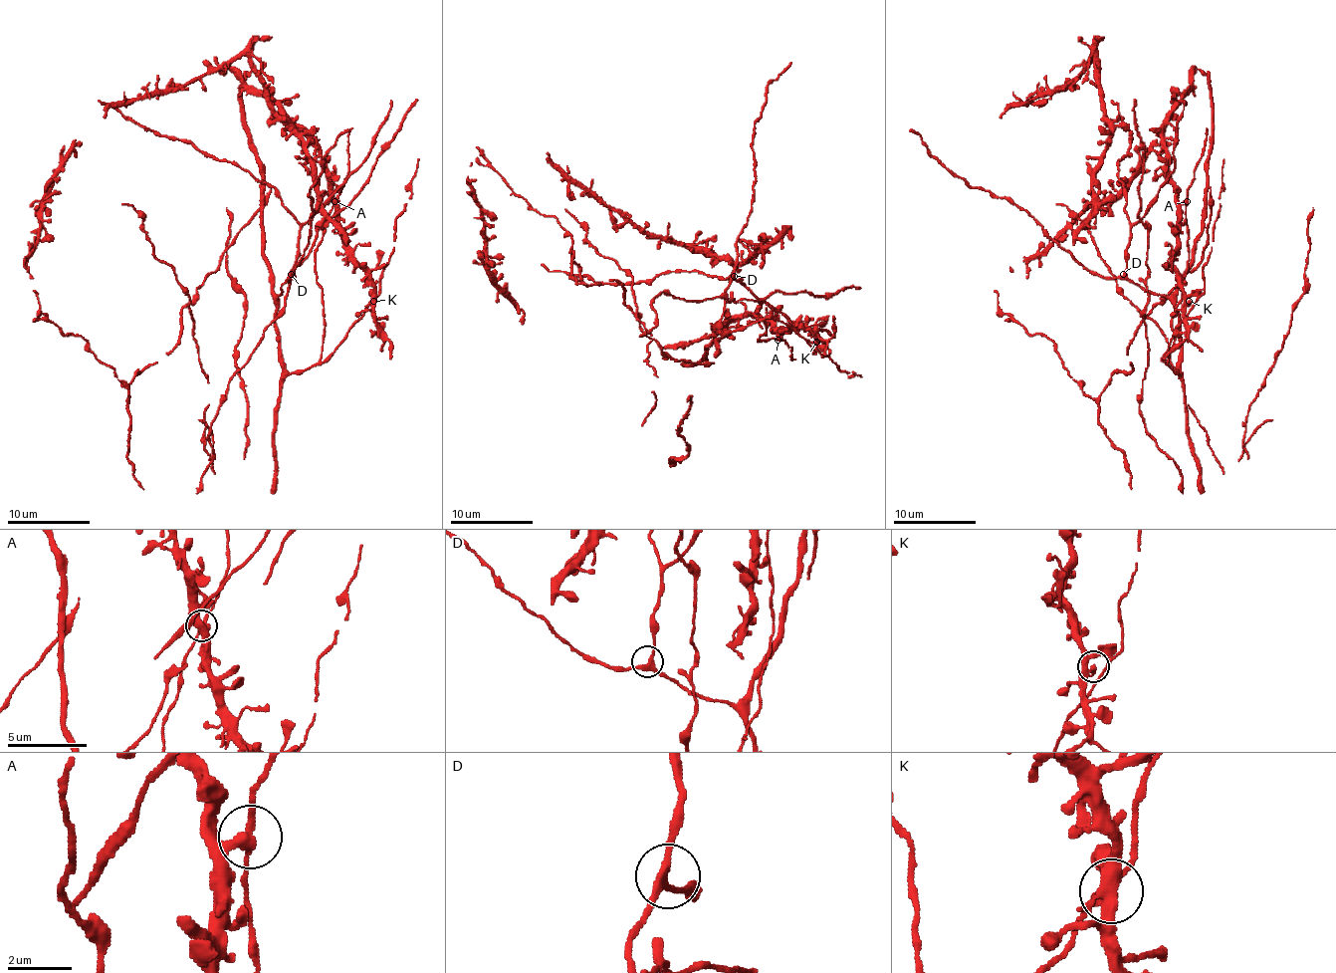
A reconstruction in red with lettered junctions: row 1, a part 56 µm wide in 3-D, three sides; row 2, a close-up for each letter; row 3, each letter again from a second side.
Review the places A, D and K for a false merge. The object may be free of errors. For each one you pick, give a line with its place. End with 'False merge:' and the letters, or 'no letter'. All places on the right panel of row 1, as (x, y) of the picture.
False merge: no letter

